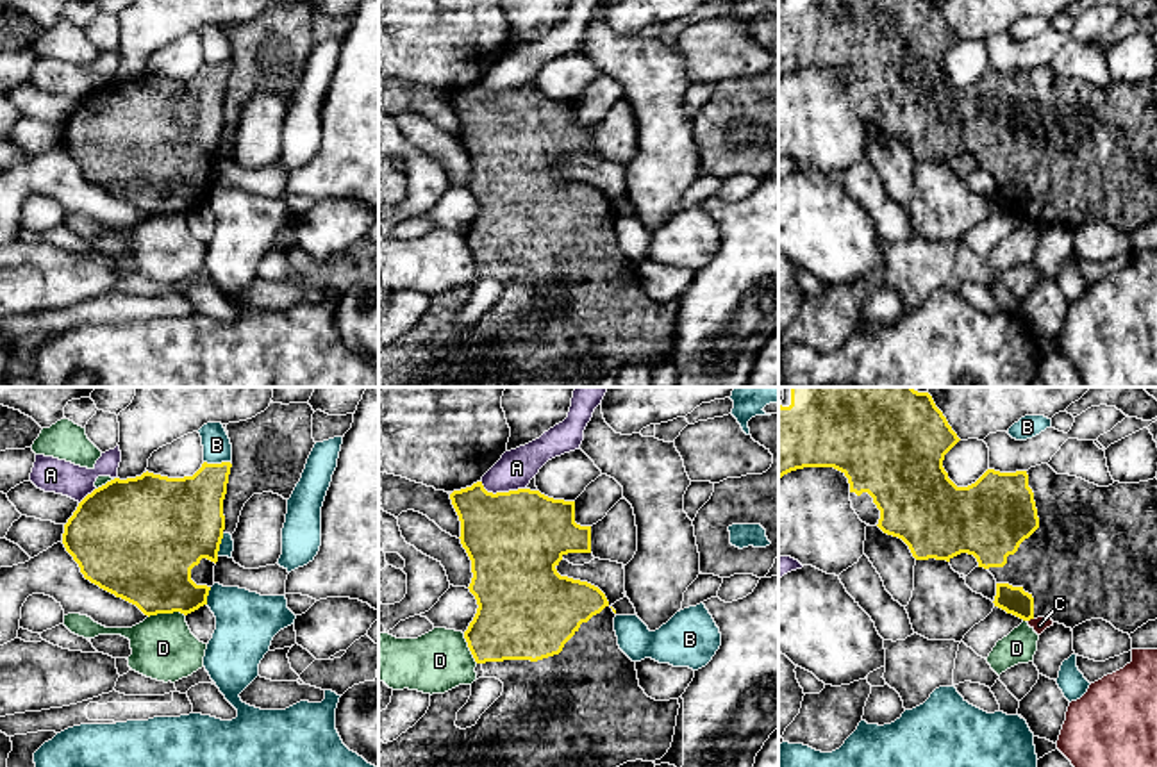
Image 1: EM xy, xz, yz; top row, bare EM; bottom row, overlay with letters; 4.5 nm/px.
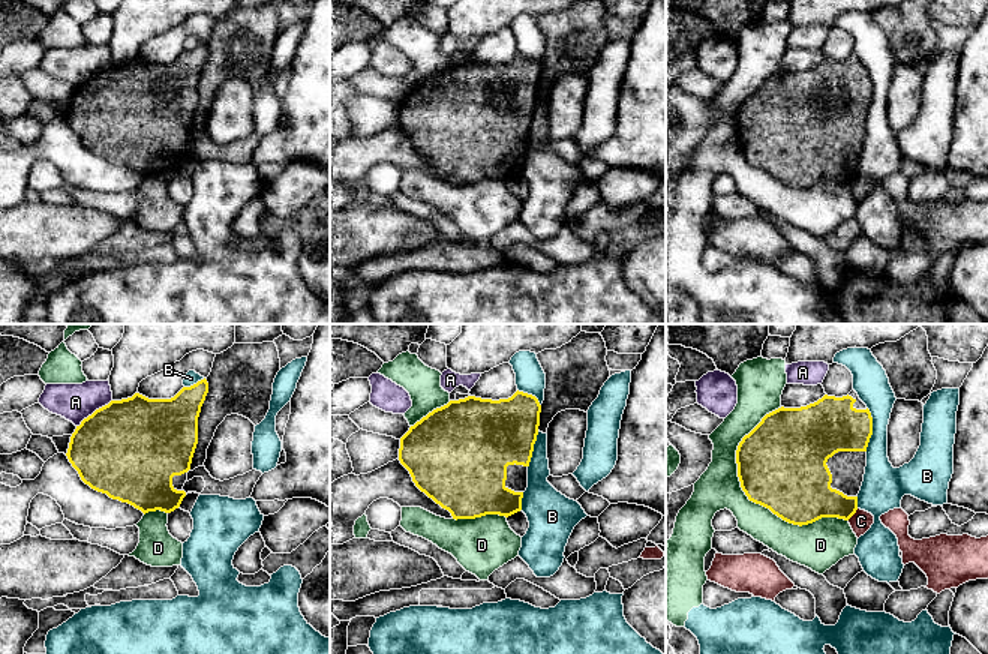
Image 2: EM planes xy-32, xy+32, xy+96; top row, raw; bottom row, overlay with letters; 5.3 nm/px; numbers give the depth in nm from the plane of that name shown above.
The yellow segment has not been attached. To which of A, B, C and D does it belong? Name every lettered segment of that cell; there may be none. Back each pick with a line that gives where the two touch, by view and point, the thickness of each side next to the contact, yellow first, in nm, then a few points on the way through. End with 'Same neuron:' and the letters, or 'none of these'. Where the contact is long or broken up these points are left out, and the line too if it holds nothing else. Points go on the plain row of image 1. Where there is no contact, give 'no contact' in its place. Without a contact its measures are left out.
Same neuron: none of these

